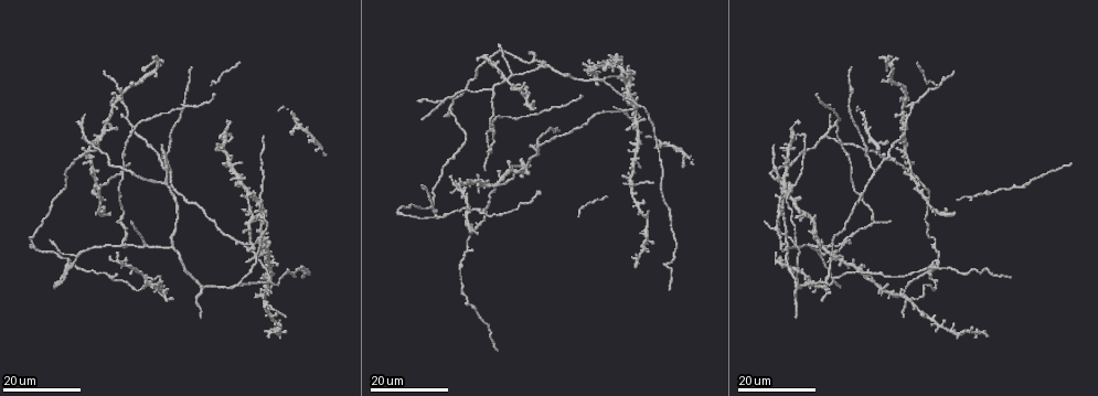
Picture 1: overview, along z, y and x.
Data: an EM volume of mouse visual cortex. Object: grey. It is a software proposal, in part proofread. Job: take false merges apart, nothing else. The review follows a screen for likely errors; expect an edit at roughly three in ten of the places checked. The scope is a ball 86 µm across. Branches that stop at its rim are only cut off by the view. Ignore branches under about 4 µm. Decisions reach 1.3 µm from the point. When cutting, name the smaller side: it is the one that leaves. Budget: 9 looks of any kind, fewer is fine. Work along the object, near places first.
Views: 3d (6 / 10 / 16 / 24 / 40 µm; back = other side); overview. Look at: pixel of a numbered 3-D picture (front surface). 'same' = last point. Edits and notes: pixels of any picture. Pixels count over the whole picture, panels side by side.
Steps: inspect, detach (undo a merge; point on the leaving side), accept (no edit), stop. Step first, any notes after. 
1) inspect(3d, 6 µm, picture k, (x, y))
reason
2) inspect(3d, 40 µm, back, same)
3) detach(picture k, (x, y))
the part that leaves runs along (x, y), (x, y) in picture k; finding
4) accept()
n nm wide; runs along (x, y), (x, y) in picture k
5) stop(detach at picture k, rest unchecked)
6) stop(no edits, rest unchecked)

inspect(3d, 16 µm, picture 1, (908, 297))
four or more arms meet

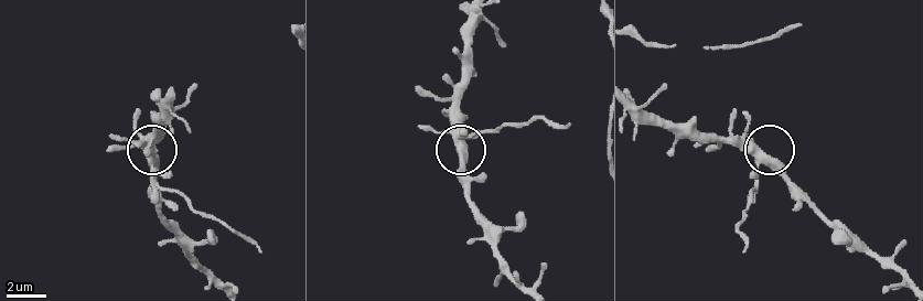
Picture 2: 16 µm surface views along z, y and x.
inspect(3d, 10 µm, picture 2, (459, 143))
closer look

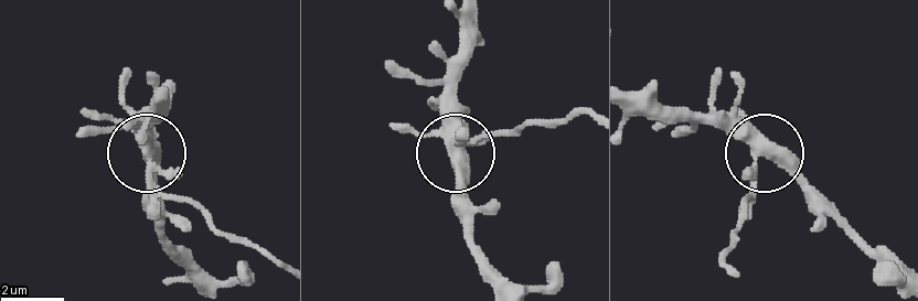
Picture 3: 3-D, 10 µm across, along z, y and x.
detach(picture 3, (155, 214))
the part that leaves runs along (152, 171), (216, 224), (279, 260) in picture 3; two neurons meet here

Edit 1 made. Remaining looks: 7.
inspect(3d, 16 µm, picture 1, (162, 289))
calibre changes

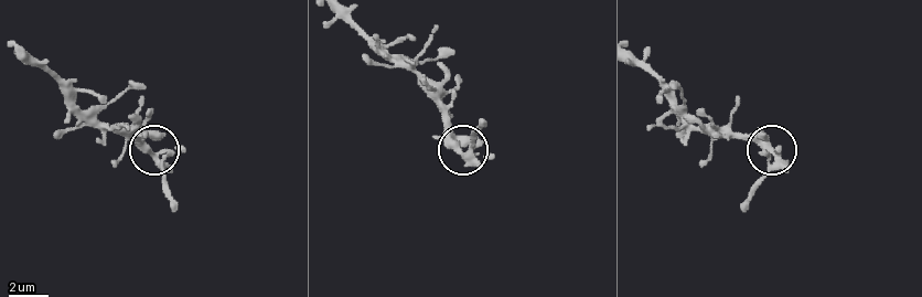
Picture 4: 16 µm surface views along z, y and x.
inspect(3d, 10 µm, picture 4, (462, 154))

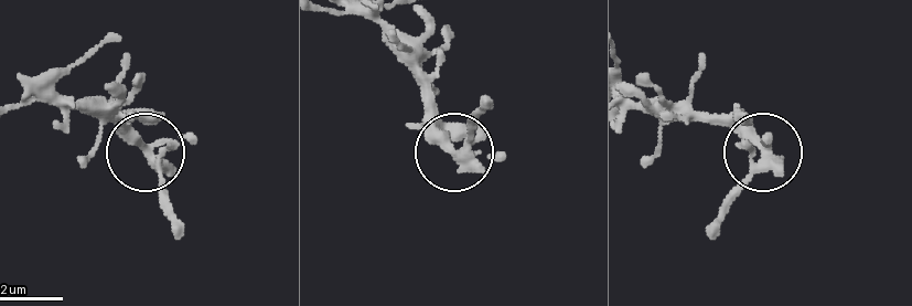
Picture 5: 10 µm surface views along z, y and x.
accept()
5 arms; all the same neuron

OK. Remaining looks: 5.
inspect(3d, 16 µm, picture 1, (149, 281))
thin arm on a thick one

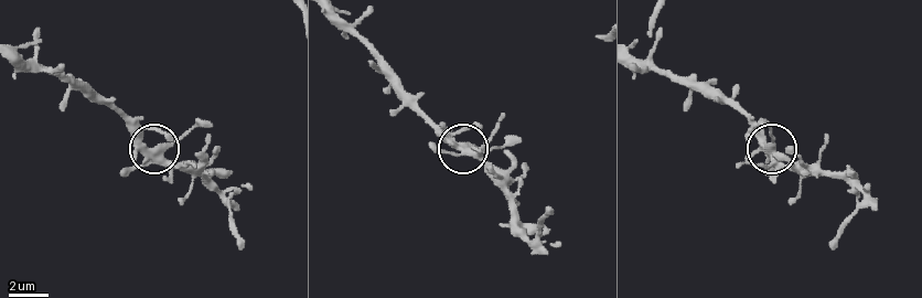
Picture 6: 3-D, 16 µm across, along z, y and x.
inspect(3d, 10 µm, picture 6, (468, 152))

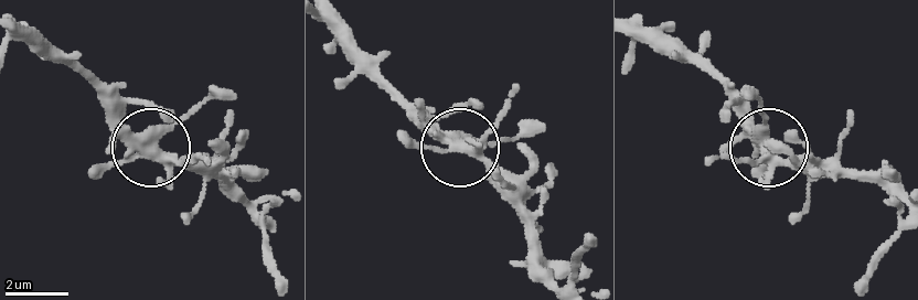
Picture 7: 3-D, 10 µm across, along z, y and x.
accept()
one neuron here

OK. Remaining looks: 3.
inspect(3d, 16 µm, picture 1, (788, 244))
arms part here

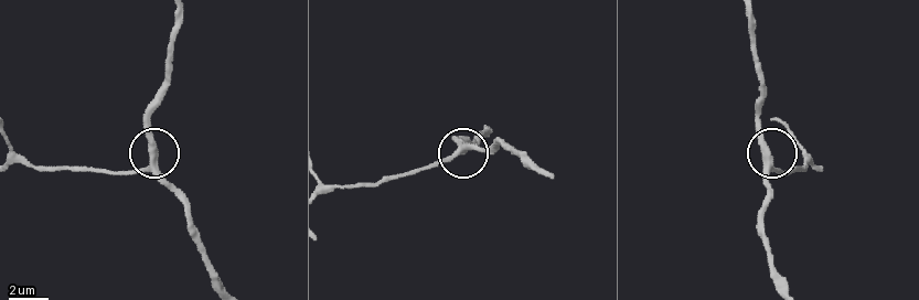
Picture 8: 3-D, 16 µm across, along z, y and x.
inspect(3d, 10 µm, picture 8, (458, 152))

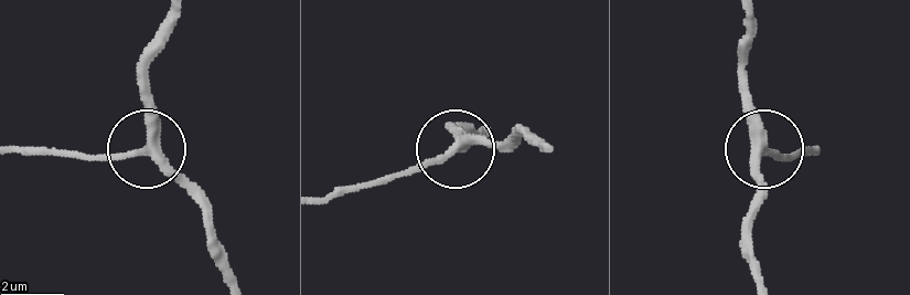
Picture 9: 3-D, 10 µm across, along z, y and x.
accept()
runs along (753, 280), (749, 208), (759, 153), (801, 153) in picture 9; one neuron here

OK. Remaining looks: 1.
stop(detach at picture 3, rest unchecked)

